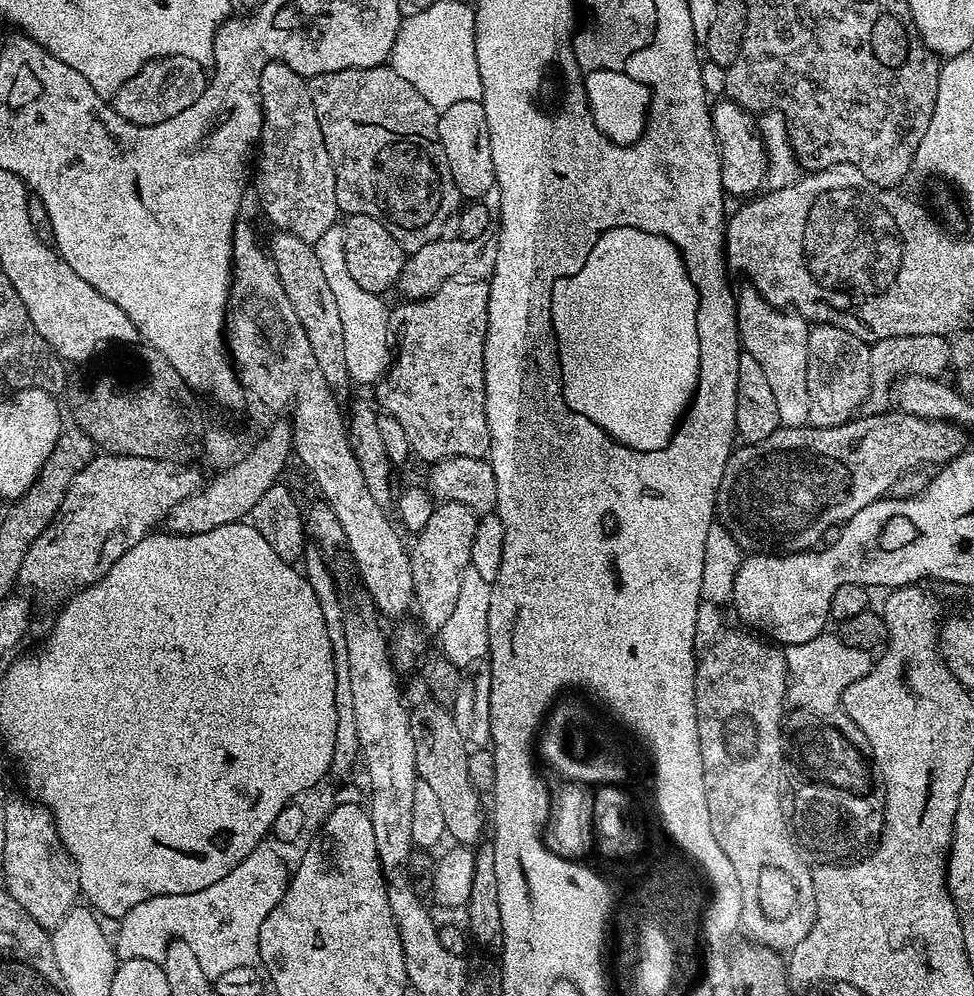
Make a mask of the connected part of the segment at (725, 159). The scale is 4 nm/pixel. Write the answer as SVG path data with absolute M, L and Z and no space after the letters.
M720 98L717 104L715 101L711 105L711 110L716 144L720 147L720 169L725 193L729 197L744 196L740 198L748 198L759 193L765 183L768 156L763 139L757 132L757 121L753 113L747 112L745 108L740 108L733 100L727 98Z

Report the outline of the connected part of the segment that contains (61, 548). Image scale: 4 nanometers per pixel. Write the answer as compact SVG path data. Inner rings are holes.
M111 454L93 455L92 461L70 482L70 486L62 498L62 506L58 510L56 517L53 518L50 527L42 530L42 534L38 534L38 538L34 538L34 542L26 550L26 558L24 559L22 569L23 583L33 583L33 590L48 604L57 603L56 605L59 605L61 602L67 601L69 596L79 592L81 588L89 588L92 584L97 584L110 570L110 566L114 566L114 562L118 562L118 558L122 558L122 554L126 554L126 550L138 546L138 542L142 542L142 538L149 536L153 529L155 529L152 527L156 523L160 524L168 512L174 509L174 506L178 506L184 498L188 495L196 494L201 488L202 481L200 482L200 472L196 469L196 466L181 466L179 464L155 460L154 458L134 458L133 456L114 456Z

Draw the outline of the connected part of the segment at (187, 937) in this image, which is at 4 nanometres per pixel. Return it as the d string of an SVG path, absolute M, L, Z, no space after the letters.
M261 846L238 862L222 882L214 882L190 894L157 896L138 902L134 910L119 917L121 930L115 946L117 961L134 958L163 961L168 941L173 939L186 942L186 946L194 950L202 971L209 978L226 974L237 966L257 967L261 963L258 934L262 922L266 922L266 914L278 906L288 889L289 879L290 868L284 865L283 858L274 849Z

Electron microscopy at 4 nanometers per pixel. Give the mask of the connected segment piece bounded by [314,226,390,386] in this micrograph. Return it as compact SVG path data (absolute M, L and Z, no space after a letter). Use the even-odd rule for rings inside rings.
M333 226L318 238L314 245L318 254L318 263L326 277L326 283L330 286L330 291L334 293L334 302L338 305L338 314L342 317L342 339L346 342L346 370L350 374L353 385L369 384L375 385L384 379L385 372L390 367L390 348L388 352L388 316L390 320L390 308L384 305L383 295L362 290L354 278L350 278L350 270L346 270L346 248L344 246L344 229L340 226Z

